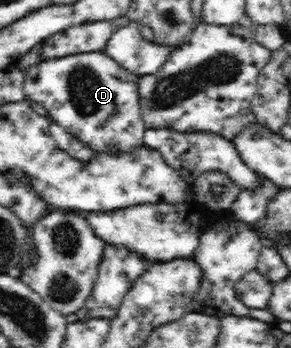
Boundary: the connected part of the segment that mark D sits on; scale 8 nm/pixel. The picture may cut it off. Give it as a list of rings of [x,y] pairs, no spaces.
[[[105,50],[80,52],[43,60],[25,71],[23,94],[93,151],[122,153],[143,146],[147,129],[140,108],[139,78],[120,67]]]

